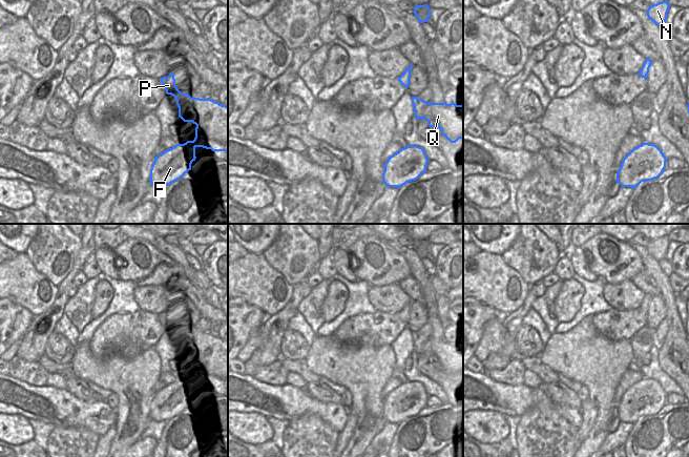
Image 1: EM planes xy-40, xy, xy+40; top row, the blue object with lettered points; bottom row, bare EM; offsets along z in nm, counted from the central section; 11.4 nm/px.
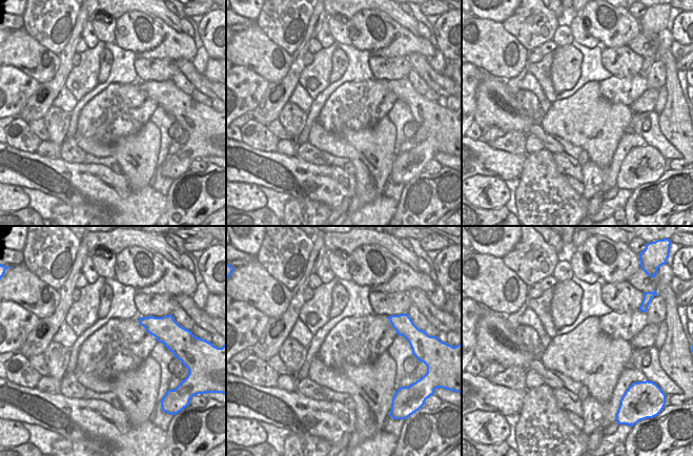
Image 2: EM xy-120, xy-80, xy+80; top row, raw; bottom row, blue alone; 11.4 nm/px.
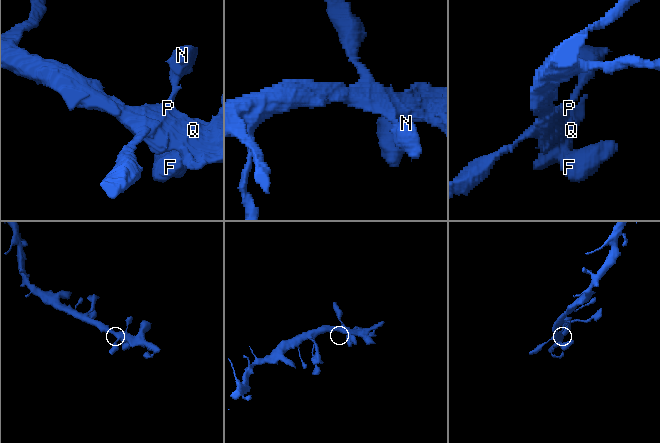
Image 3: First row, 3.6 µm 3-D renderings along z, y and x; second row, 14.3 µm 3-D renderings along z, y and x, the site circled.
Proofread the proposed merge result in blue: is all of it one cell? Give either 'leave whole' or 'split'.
leave whole

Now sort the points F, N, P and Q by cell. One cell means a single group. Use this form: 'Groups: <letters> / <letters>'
Groups: F N P Q.

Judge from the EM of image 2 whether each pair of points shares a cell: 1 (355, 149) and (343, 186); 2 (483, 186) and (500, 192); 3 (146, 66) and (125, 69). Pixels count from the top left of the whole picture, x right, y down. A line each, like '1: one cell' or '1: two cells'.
1: two cells
2: one cell
3: two cells

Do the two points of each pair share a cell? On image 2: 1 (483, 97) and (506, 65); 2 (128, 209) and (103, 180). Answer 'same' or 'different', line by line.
1: different
2: same

